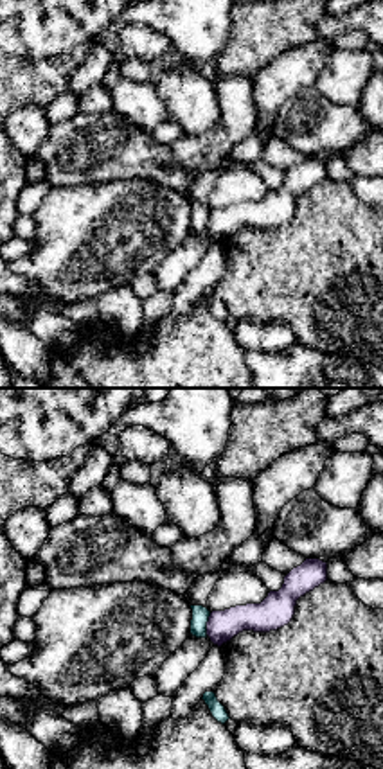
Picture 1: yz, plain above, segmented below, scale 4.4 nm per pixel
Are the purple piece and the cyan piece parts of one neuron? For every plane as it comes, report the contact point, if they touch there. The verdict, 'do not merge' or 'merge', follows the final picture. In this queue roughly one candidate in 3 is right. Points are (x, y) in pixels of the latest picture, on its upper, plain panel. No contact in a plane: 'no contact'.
contact (207, 221)

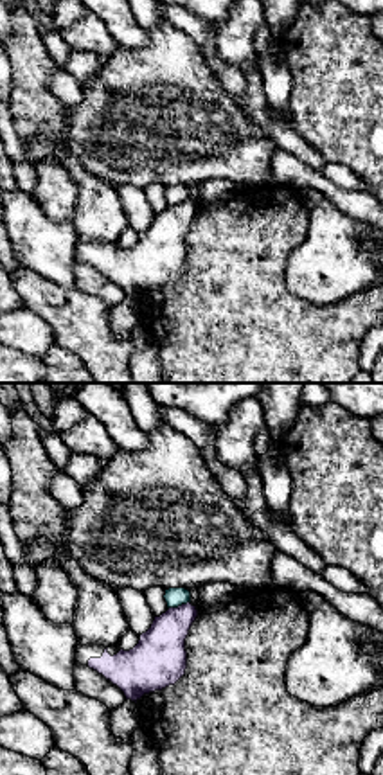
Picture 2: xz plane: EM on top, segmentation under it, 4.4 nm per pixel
contact (178, 204)

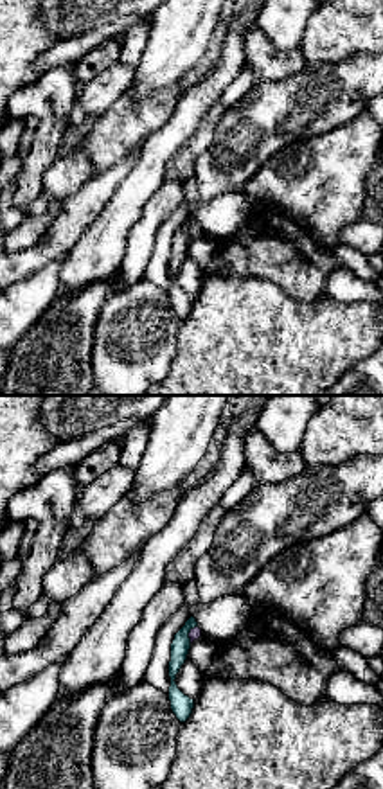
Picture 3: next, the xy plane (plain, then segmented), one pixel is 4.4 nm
contact (189, 232)

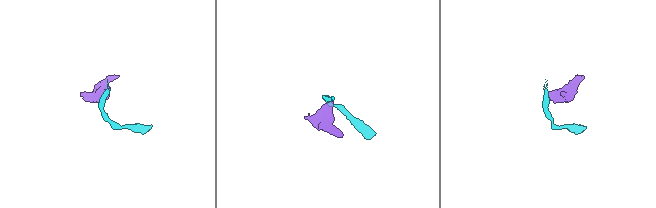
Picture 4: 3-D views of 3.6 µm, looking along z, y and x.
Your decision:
do not merge

